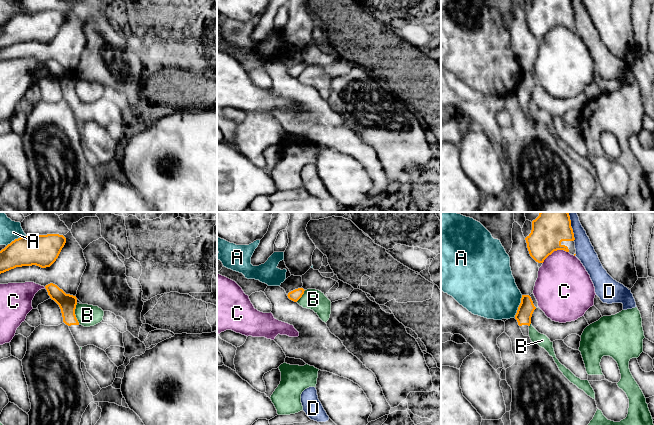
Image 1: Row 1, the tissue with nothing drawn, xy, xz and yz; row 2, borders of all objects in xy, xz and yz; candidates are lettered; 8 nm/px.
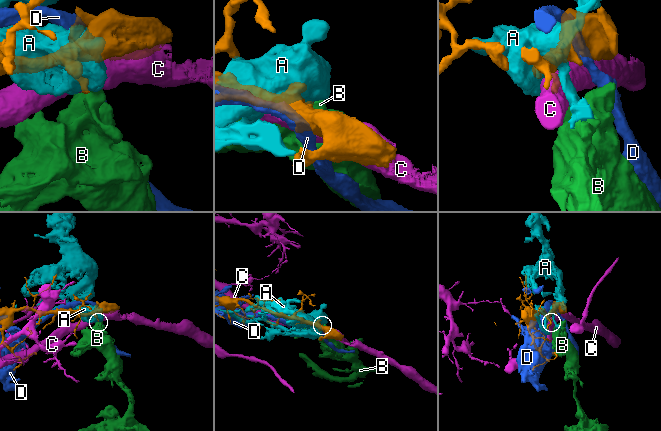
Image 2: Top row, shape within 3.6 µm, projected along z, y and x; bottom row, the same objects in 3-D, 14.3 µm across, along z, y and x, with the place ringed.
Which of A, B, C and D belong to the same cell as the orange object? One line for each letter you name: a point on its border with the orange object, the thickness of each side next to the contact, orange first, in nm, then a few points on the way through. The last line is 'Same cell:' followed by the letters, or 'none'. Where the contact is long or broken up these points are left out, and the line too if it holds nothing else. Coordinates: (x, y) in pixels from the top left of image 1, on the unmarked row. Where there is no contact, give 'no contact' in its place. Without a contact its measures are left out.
Same cell: none

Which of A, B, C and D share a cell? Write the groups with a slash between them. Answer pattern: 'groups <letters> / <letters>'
groups A / B / C / D

